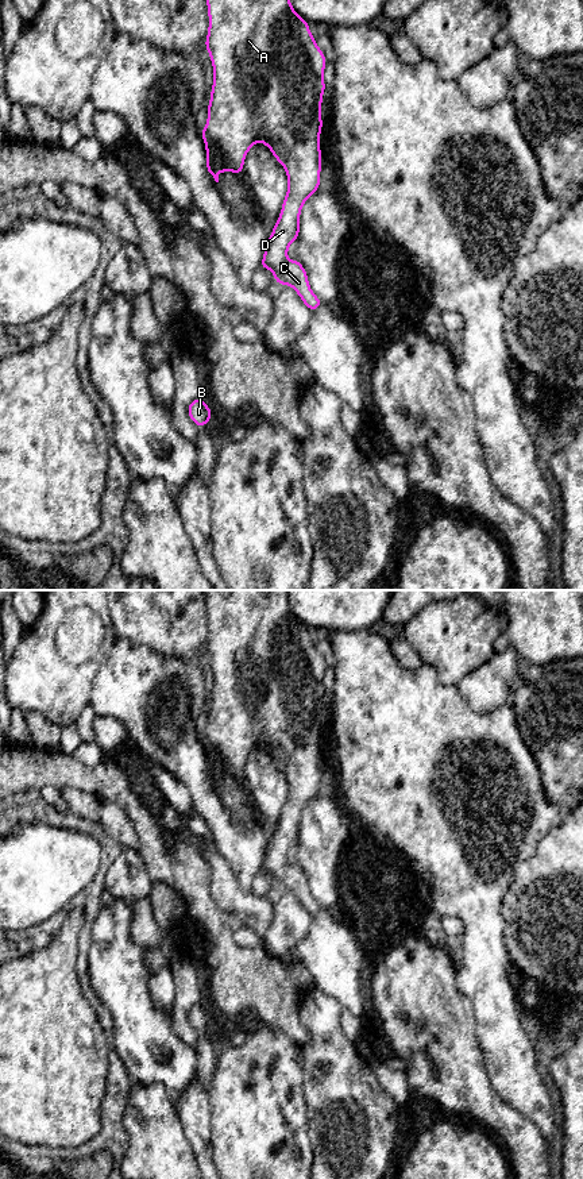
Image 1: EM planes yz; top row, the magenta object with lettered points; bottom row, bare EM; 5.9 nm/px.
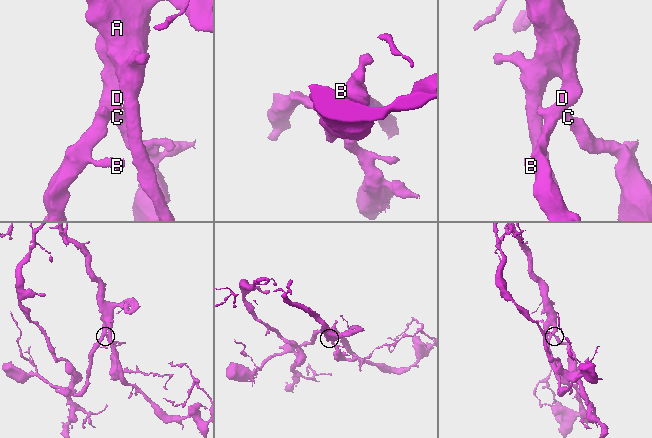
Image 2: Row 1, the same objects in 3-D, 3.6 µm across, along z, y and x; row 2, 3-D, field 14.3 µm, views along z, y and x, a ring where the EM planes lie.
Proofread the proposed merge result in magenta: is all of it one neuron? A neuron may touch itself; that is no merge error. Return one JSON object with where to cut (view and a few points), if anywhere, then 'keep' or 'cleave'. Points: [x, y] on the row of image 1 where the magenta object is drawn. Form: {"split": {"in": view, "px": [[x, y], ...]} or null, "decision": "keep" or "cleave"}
{"split": null, "decision": "keep"}

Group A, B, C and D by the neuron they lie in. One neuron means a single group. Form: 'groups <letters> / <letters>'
groups A B C D

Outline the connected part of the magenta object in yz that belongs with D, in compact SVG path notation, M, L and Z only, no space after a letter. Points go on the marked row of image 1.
M206 0L206 7L205 49L213 66L208 120L201 131L206 172L216 182L220 172L243 174L246 155L256 142L266 145L285 167L287 193L260 269L271 270L277 285L292 286L313 312L324 304L312 292L301 262L287 259L287 248L298 239L302 205L320 189L325 55L312 36L309 23L294 11L290 0Z

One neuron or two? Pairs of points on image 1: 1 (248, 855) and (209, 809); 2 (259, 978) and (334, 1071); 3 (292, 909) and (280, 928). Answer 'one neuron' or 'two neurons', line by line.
1: one neuron
2: two neurons
3: one neuron

